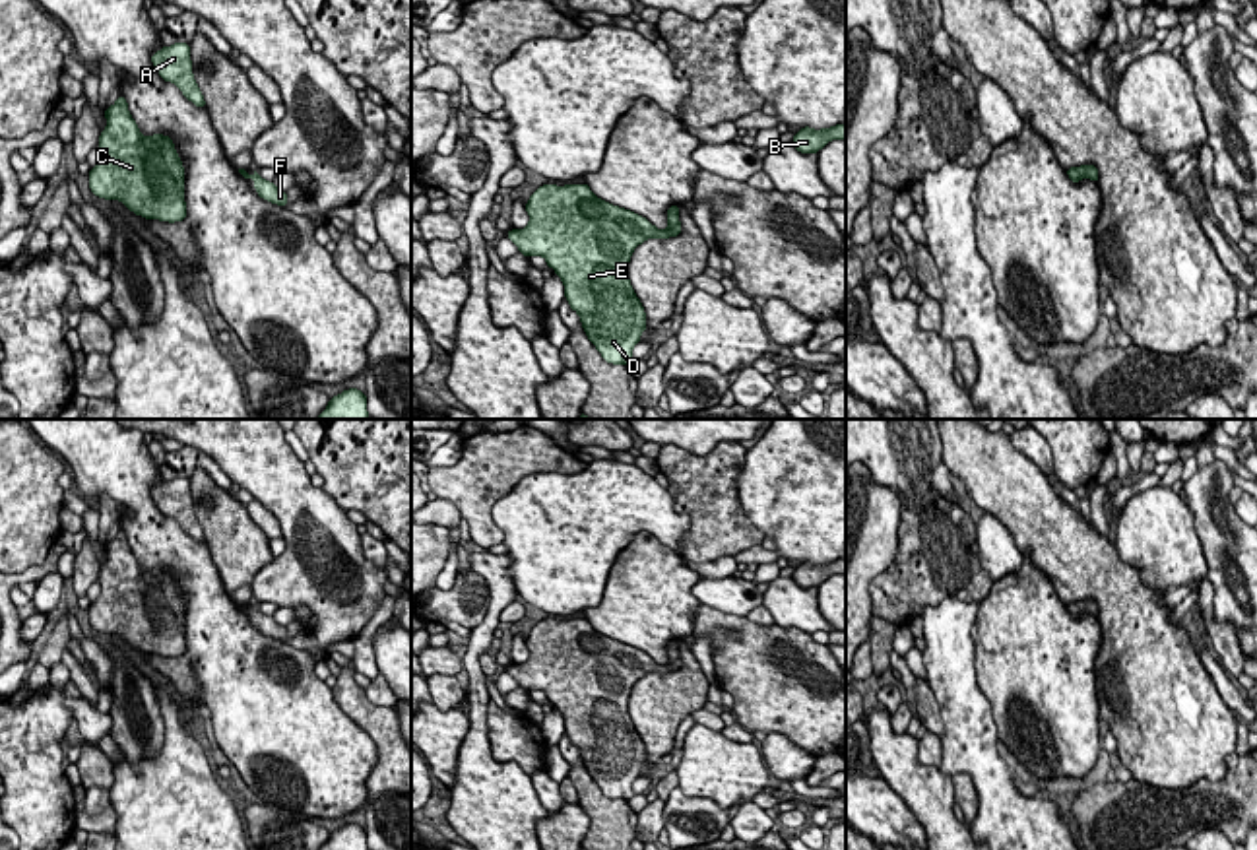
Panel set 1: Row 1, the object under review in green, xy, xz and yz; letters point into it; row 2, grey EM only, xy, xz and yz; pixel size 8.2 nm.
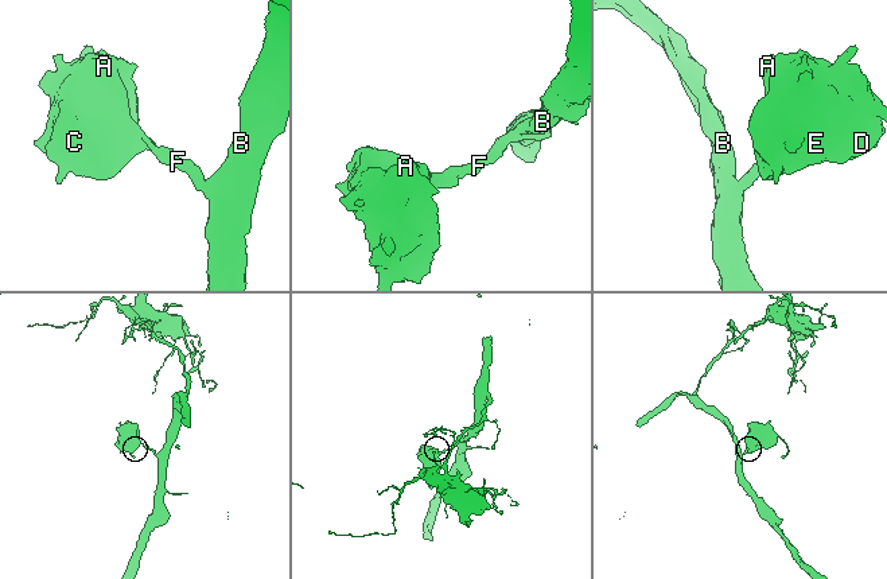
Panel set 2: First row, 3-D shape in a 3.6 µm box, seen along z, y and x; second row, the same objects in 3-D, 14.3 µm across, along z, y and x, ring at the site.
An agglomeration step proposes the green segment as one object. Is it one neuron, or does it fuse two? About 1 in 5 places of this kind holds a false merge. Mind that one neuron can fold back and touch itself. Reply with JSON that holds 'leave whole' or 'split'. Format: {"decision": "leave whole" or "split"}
{"decision": "leave whole"}

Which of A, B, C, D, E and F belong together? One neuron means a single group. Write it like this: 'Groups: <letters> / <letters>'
Groups: A B C D E F

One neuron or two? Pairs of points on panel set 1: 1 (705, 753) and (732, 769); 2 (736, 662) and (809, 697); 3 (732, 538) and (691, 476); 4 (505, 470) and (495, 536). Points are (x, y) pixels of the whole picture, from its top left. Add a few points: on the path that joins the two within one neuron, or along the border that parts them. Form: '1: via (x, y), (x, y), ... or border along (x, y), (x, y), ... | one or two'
1: via (710, 759), (720, 769), (726, 769) | one
2: via (753, 662), (792, 686) | one
3: via (718, 523), (707, 491) | one
4: via (491, 486), (485, 499), (485, 521) | one

